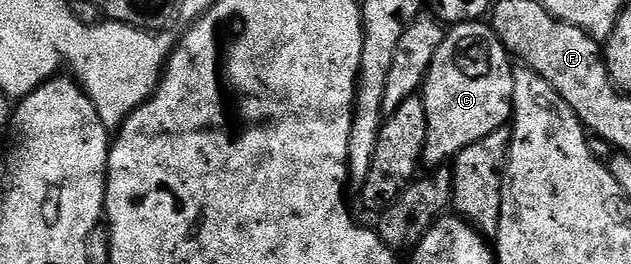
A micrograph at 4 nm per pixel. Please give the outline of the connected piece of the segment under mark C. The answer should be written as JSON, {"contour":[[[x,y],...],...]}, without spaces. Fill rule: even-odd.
{"contour":[[[490,23],[454,25],[441,42],[421,89],[427,119],[422,163],[431,170],[446,165],[465,146],[504,127],[511,118],[514,77],[512,57]]]}

